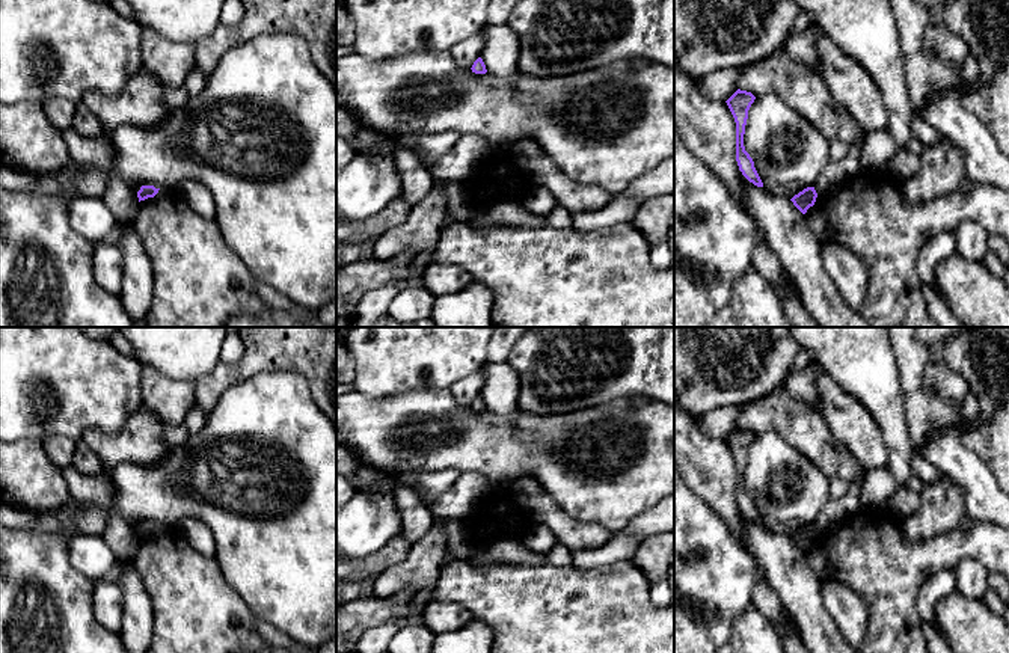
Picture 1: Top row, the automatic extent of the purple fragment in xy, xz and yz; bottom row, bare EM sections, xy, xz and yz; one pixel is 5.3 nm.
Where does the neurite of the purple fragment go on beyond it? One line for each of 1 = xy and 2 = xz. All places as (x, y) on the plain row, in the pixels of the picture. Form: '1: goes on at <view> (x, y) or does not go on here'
1: does not go on here
2: does not go on here

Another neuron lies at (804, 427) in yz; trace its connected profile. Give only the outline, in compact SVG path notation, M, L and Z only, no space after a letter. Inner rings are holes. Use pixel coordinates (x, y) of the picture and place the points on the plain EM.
M781 388L747 403L738 416L738 427L756 436L780 433L830 480L840 478L852 484L866 474L851 451L833 437L820 412L789 397Z

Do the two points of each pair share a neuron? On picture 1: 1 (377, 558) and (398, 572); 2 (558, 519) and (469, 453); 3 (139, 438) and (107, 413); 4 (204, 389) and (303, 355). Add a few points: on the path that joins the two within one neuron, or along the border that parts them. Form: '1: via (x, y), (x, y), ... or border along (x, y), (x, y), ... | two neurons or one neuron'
1: border along (412, 545), (401, 561), (374, 579), (371, 593) | two neurons
2: border along (510, 484), (522, 477), (531, 477), (546, 493) | two neurons
3: border along (141, 406), (113, 435), (88, 430) | two neurons
4: via (228, 374), (240, 371), (260, 355), (279, 355) | one neuron

